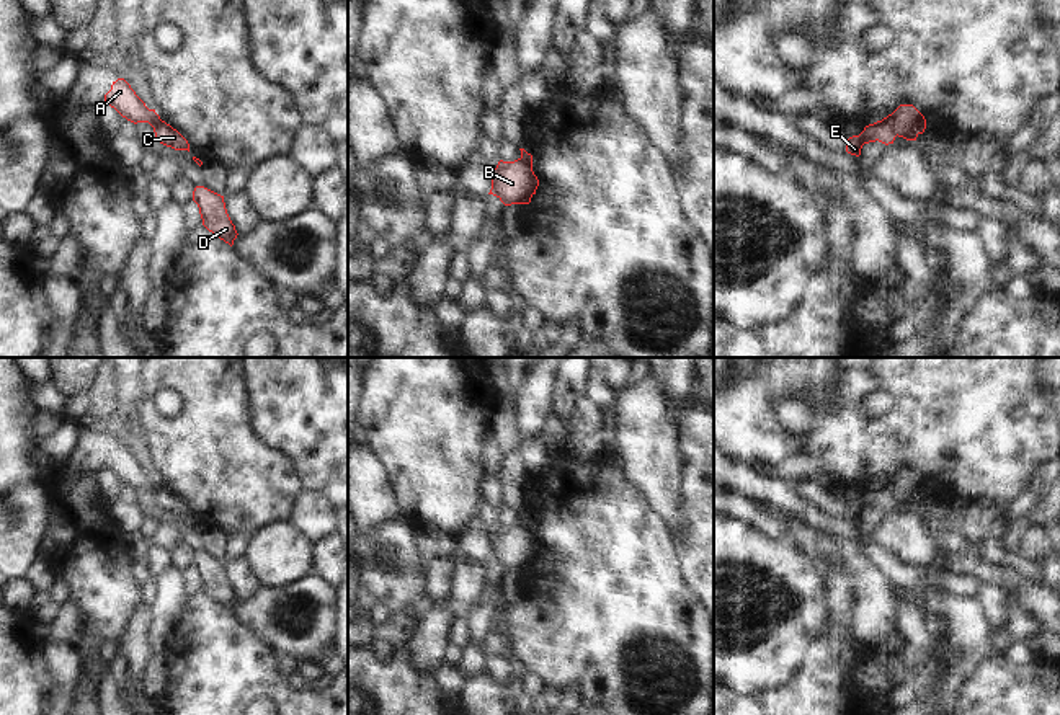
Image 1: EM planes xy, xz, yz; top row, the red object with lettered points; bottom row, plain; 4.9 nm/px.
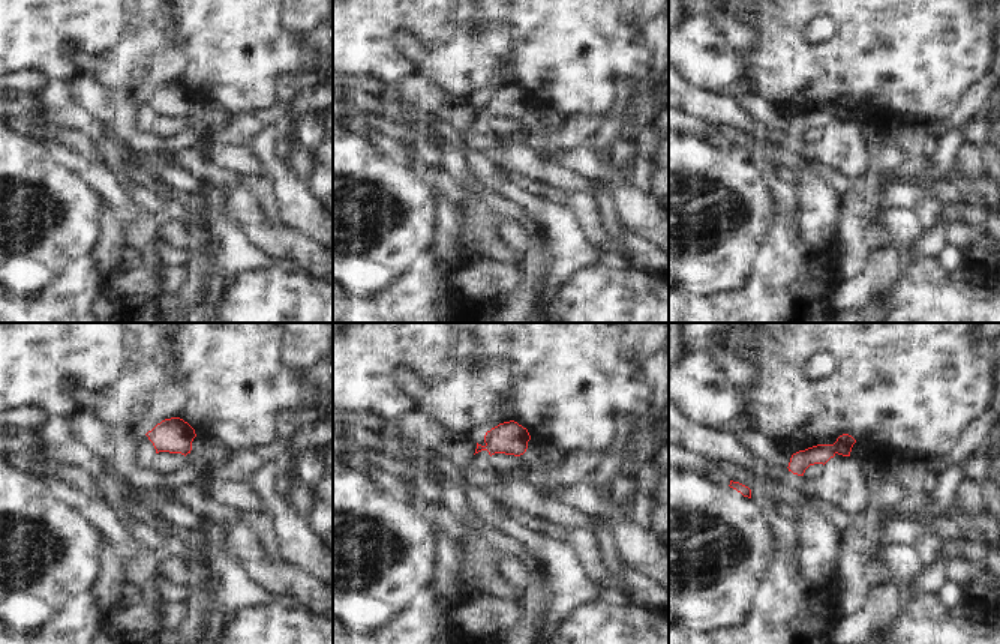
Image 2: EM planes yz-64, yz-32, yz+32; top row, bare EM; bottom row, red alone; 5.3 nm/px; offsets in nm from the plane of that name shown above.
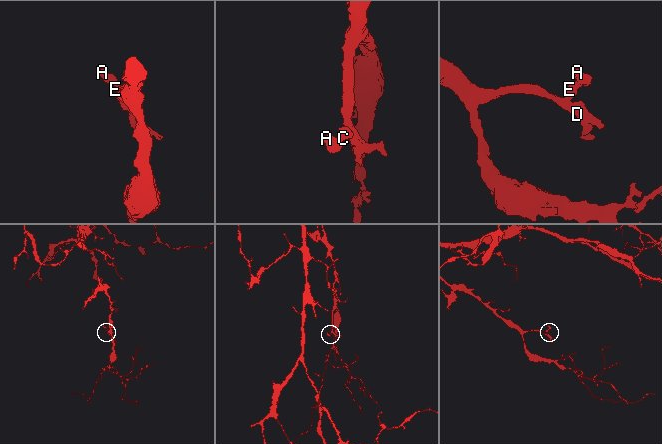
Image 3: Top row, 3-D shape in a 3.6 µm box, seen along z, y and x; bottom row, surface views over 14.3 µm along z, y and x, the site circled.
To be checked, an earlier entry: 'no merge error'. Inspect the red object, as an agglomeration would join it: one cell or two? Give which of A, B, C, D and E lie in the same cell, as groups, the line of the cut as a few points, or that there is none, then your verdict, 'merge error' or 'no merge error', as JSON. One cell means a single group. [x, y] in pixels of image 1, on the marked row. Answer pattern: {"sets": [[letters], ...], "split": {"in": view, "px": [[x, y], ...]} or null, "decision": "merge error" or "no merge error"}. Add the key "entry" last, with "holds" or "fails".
{"sets": [["A", "B"], ["C", "D", "E"]], "split": {"in": "yz", "px": [[882, 119], [895, 136]]}, "decision": "merge error", "entry": "fails"}

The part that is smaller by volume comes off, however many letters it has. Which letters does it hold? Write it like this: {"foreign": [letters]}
{"foreign": ["A", "B"]}

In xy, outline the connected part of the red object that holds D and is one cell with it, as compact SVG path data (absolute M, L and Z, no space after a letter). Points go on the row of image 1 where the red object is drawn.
M196 186L193 191L193 201L199 207L203 225L232 246L238 233L227 214L224 196L204 186Z

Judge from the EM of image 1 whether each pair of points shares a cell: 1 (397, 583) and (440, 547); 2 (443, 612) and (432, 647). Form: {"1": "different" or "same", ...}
{"1": "different", "2": "same"}

